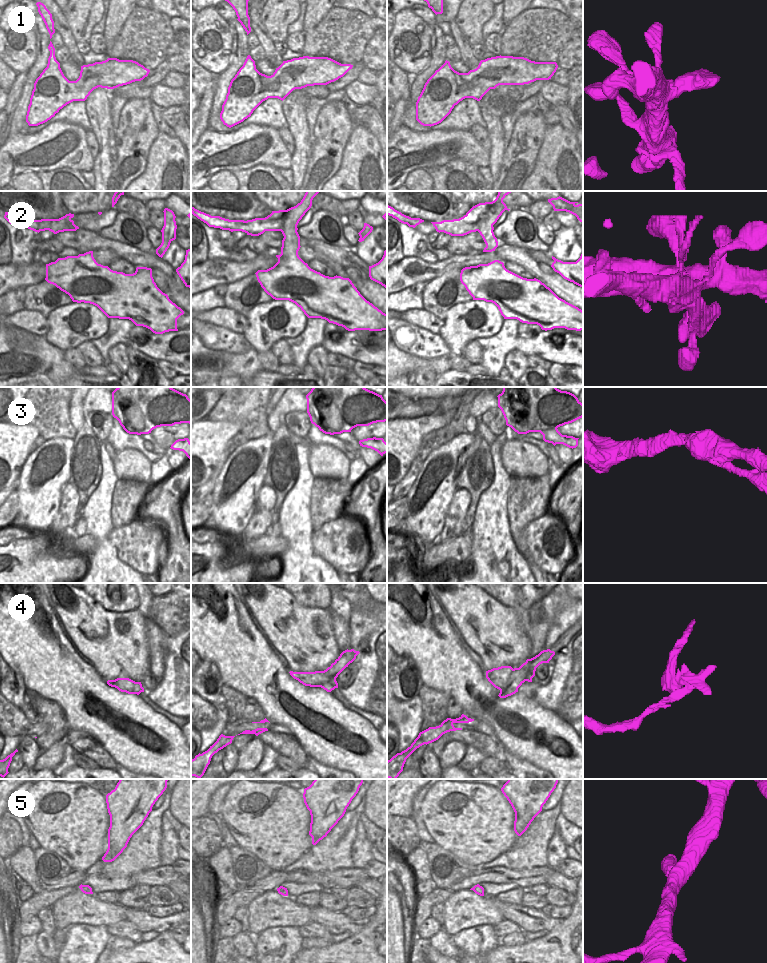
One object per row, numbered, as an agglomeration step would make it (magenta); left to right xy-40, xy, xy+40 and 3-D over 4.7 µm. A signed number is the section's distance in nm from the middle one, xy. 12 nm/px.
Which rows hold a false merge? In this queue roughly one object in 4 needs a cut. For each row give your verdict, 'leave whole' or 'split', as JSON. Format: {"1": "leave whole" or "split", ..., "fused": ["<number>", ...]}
{"1": "leave whole", "2": "split", "3": "split", "4": "split", "5": "leave whole", "fused": ["2", "3", "4"]}

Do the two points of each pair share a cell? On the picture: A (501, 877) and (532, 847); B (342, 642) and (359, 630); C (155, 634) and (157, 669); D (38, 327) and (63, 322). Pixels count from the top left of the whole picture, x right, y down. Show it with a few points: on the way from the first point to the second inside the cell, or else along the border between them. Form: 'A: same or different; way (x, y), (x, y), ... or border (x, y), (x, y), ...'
A: different; border (486, 868), (497, 866), (511, 869), (534, 868)
B: different; border (349, 620), (350, 638), (348, 647), (341, 653)
C: same; way (157, 643), (157, 660)
D: different; border (46, 317), (48, 330), (44, 336)

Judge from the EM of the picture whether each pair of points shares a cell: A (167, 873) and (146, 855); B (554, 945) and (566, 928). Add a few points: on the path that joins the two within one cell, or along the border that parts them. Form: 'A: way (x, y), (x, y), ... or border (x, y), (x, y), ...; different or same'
A: border (160, 865), (136, 872); different
B: way (560, 947), (562, 946), (562, 934); same

